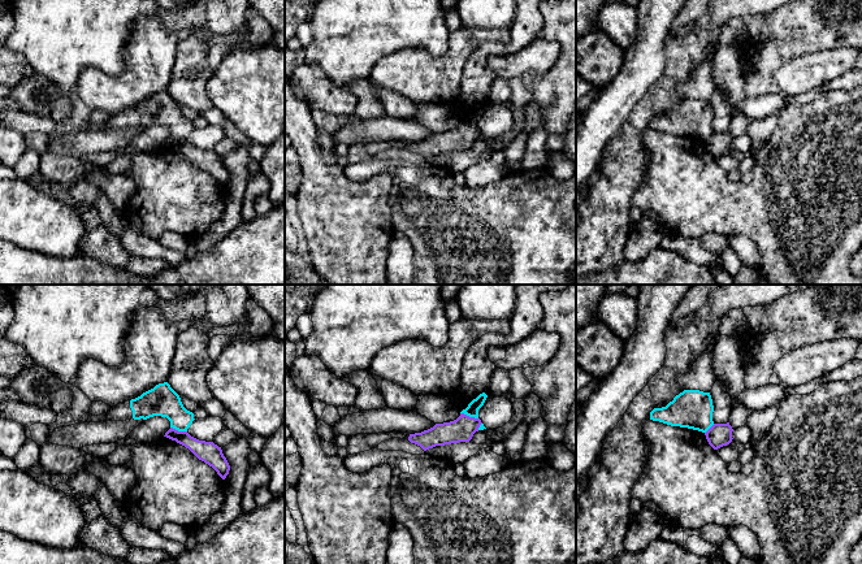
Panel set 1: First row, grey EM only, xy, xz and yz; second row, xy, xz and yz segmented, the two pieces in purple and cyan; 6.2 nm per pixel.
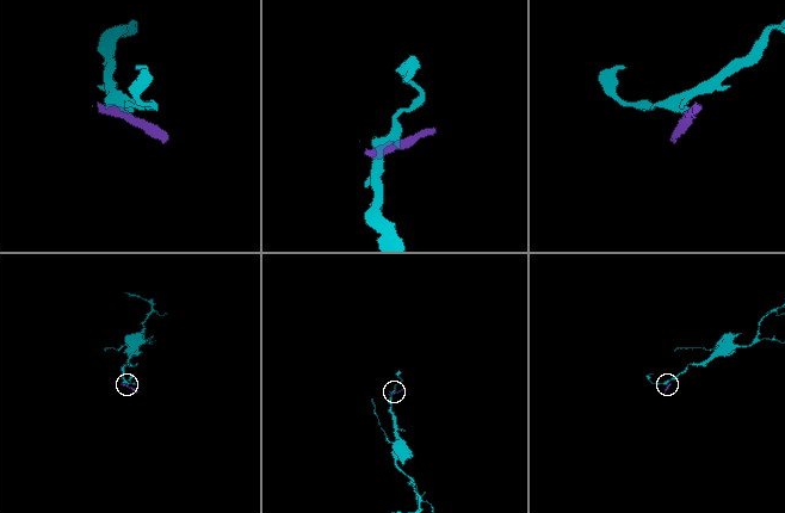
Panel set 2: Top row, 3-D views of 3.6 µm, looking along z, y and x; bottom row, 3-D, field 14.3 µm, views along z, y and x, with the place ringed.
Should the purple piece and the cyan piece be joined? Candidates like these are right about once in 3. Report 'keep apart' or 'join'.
keep apart

